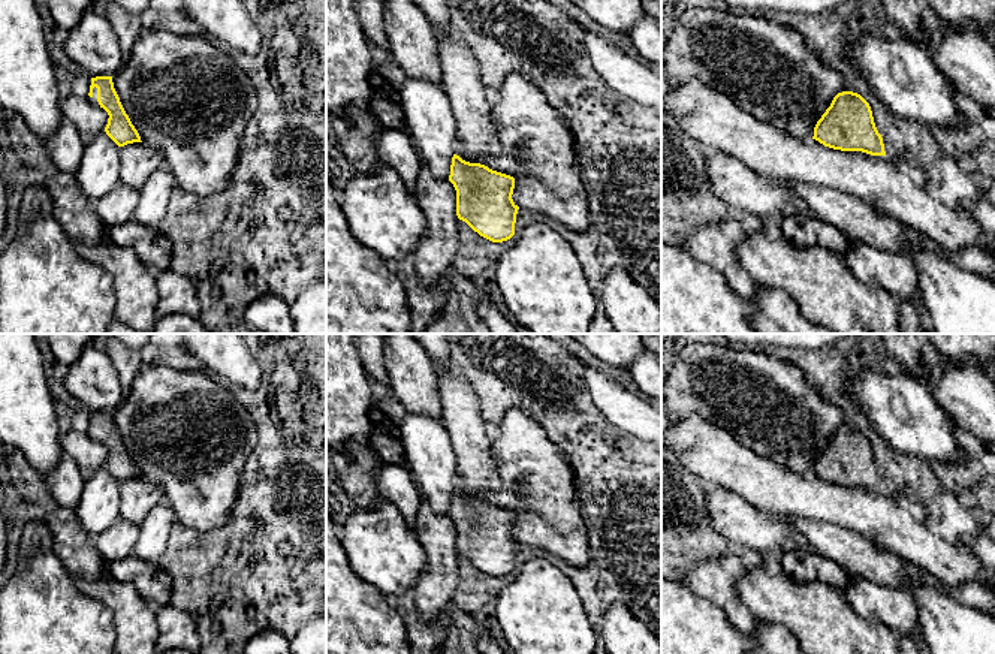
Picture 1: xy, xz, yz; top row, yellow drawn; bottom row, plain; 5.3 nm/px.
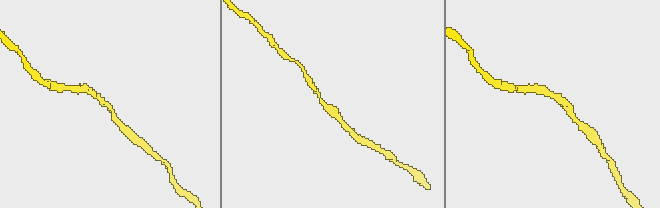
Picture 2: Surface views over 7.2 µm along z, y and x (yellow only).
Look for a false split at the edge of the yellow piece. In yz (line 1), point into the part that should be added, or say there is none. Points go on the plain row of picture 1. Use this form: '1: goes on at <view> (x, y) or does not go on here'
1: does not go on here

